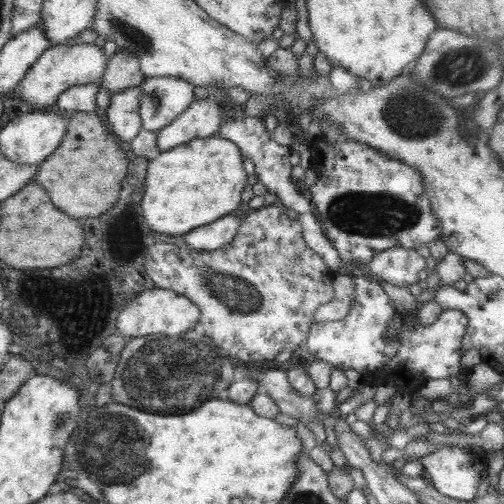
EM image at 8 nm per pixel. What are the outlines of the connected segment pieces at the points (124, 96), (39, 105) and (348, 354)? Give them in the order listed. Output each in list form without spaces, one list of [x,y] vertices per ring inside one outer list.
[[[143,86],[132,87],[113,94],[108,108],[109,122],[114,132],[124,144],[131,143],[145,128],[141,106],[143,101]]]
[[[58,44],[50,47],[28,73],[16,91],[19,99],[26,101],[32,109],[45,110],[46,106],[58,104],[60,97],[78,85],[103,84],[109,69],[109,56],[99,44]]]
[[[351,276],[355,284],[353,304],[348,315],[342,320],[324,321],[312,323],[307,339],[306,348],[310,354],[322,362],[328,362],[334,368],[346,370],[351,368],[360,373],[366,384],[372,385],[393,385],[396,390],[404,390],[410,394],[416,392],[420,385],[431,379],[450,379],[451,376],[458,376],[462,366],[463,350],[461,348],[463,336],[465,335],[468,317],[458,309],[443,310],[439,318],[432,324],[423,325],[419,320],[405,318],[401,331],[391,340],[387,341],[386,334],[389,322],[397,312],[394,302],[382,289],[382,285],[370,281],[363,276]]]

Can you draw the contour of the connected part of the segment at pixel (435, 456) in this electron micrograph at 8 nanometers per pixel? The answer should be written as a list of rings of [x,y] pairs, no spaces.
[[[444,445],[420,458],[420,464],[422,464],[423,470],[426,470],[426,477],[440,494],[465,502],[476,499],[477,486],[480,484],[482,476],[488,471],[488,459],[484,450],[467,450],[467,448],[457,446]]]

